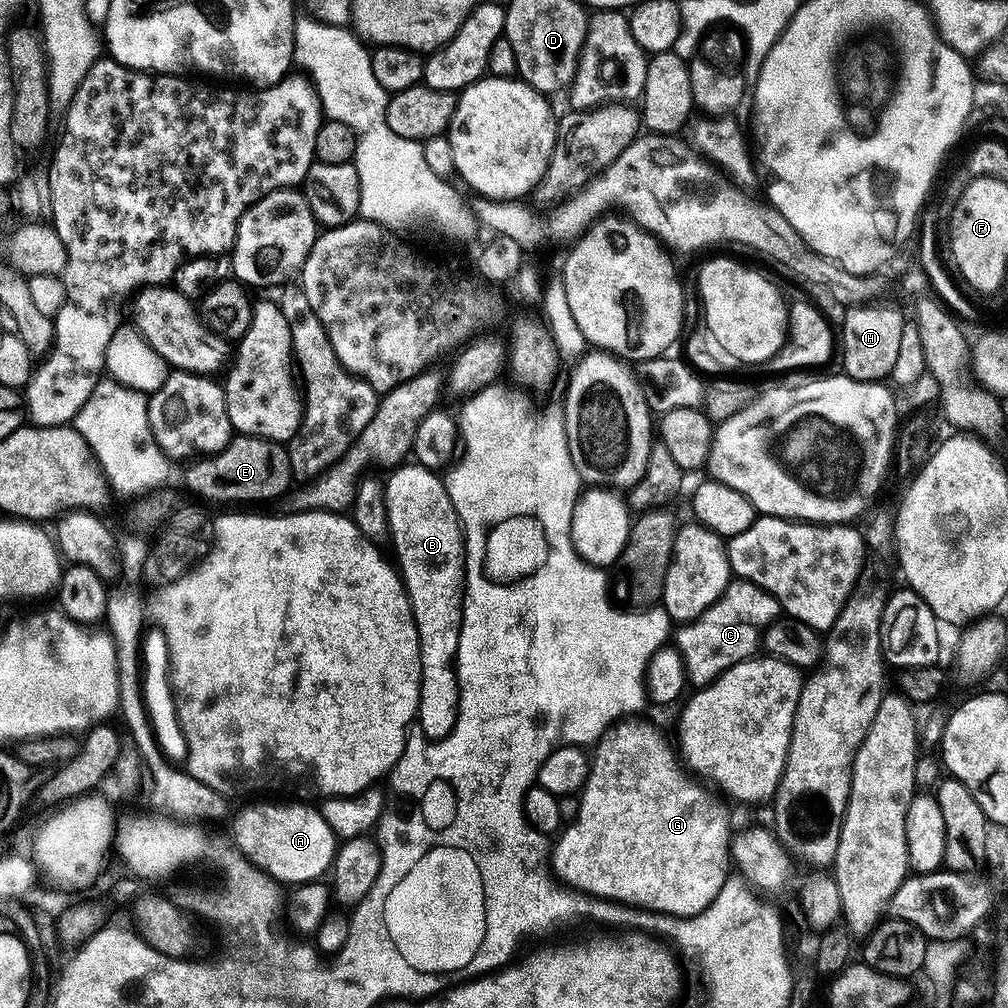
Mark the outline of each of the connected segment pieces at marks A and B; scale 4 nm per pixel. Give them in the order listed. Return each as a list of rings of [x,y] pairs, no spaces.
[[[248,802],[244,809],[240,813],[233,815],[231,817],[230,823],[232,822],[232,836],[236,839],[235,847],[238,849],[241,856],[244,857],[253,867],[258,868],[265,875],[271,877],[273,880],[279,882],[281,885],[288,884],[287,886],[297,886],[301,884],[310,884],[321,879],[323,872],[324,875],[332,867],[332,859],[336,856],[336,850],[338,847],[338,837],[332,833],[330,826],[326,822],[326,818],[322,818],[319,807],[313,806],[311,808],[311,803],[308,802],[284,802],[288,804],[252,804],[256,802]]]
[[[404,462],[395,469],[392,477],[387,477],[384,485],[386,510],[388,511],[388,531],[390,541],[396,547],[398,571],[404,581],[404,589],[412,603],[414,622],[418,626],[420,639],[420,701],[418,702],[418,728],[420,736],[430,741],[444,740],[454,730],[460,705],[460,683],[456,677],[456,655],[460,627],[464,621],[464,530],[450,502],[443,479],[433,469],[423,468],[415,462]]]

